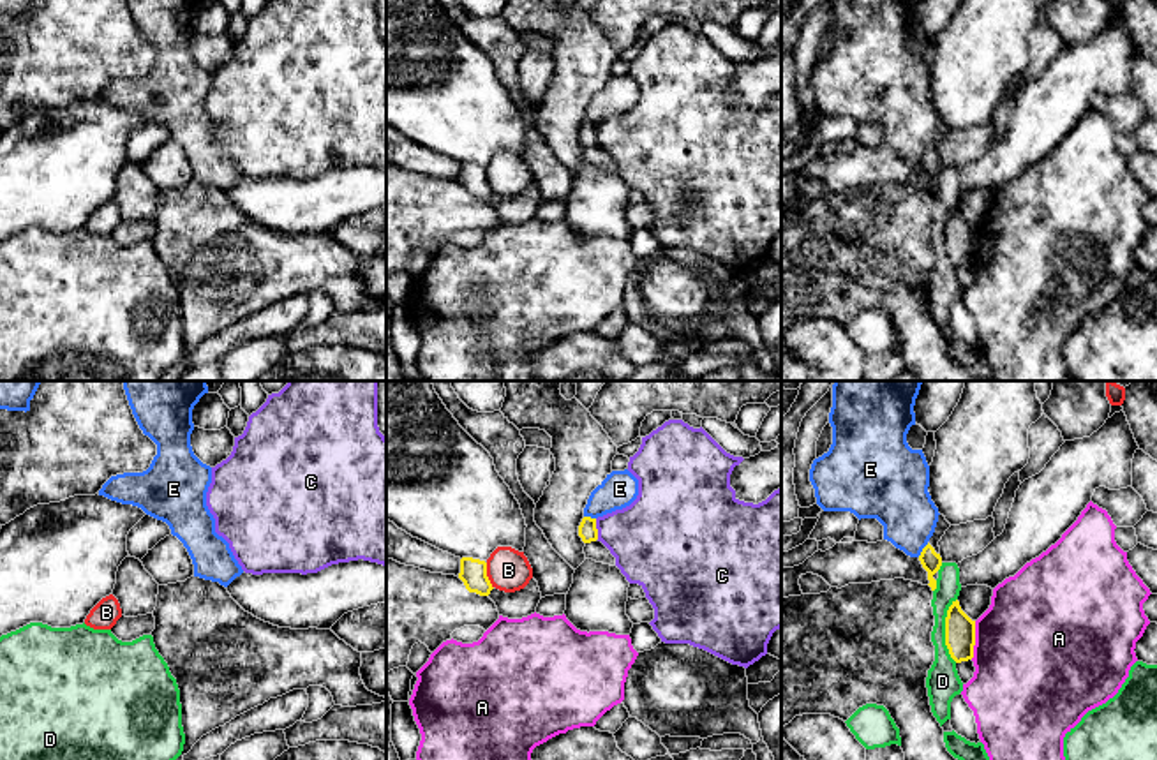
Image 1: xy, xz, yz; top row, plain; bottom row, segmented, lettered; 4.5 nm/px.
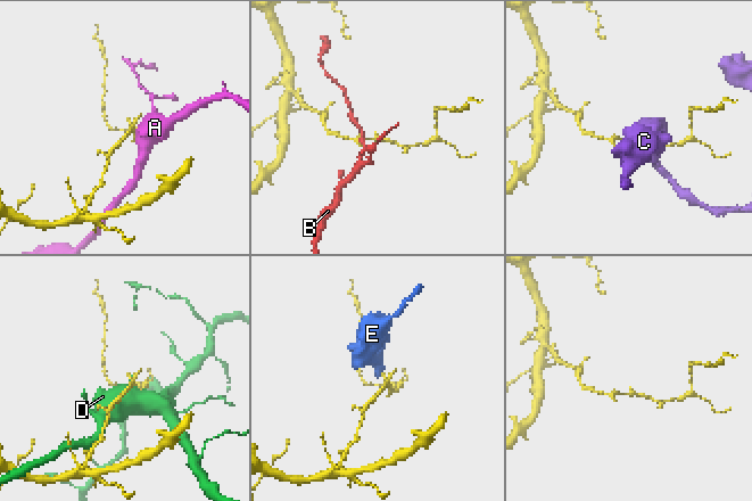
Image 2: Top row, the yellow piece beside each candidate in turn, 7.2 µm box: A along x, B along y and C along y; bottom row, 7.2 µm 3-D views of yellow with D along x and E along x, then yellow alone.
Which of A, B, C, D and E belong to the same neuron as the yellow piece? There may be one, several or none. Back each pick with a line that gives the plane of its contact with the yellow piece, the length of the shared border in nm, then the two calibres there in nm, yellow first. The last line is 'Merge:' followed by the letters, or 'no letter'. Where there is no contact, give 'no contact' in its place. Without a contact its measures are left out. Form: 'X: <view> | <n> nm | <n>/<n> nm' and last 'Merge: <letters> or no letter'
Merge: no letter

